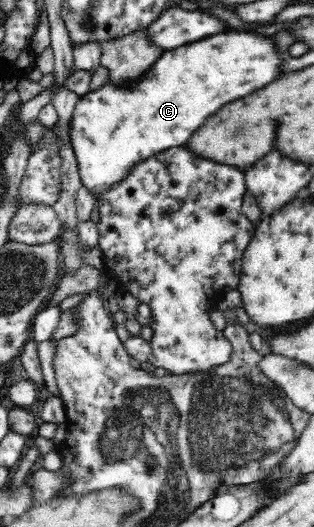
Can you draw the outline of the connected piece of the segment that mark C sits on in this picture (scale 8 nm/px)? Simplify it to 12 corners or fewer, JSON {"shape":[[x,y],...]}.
{"shape":[[275,37],[165,50],[132,88],[80,95],[72,145],[102,192],[282,77]]}

